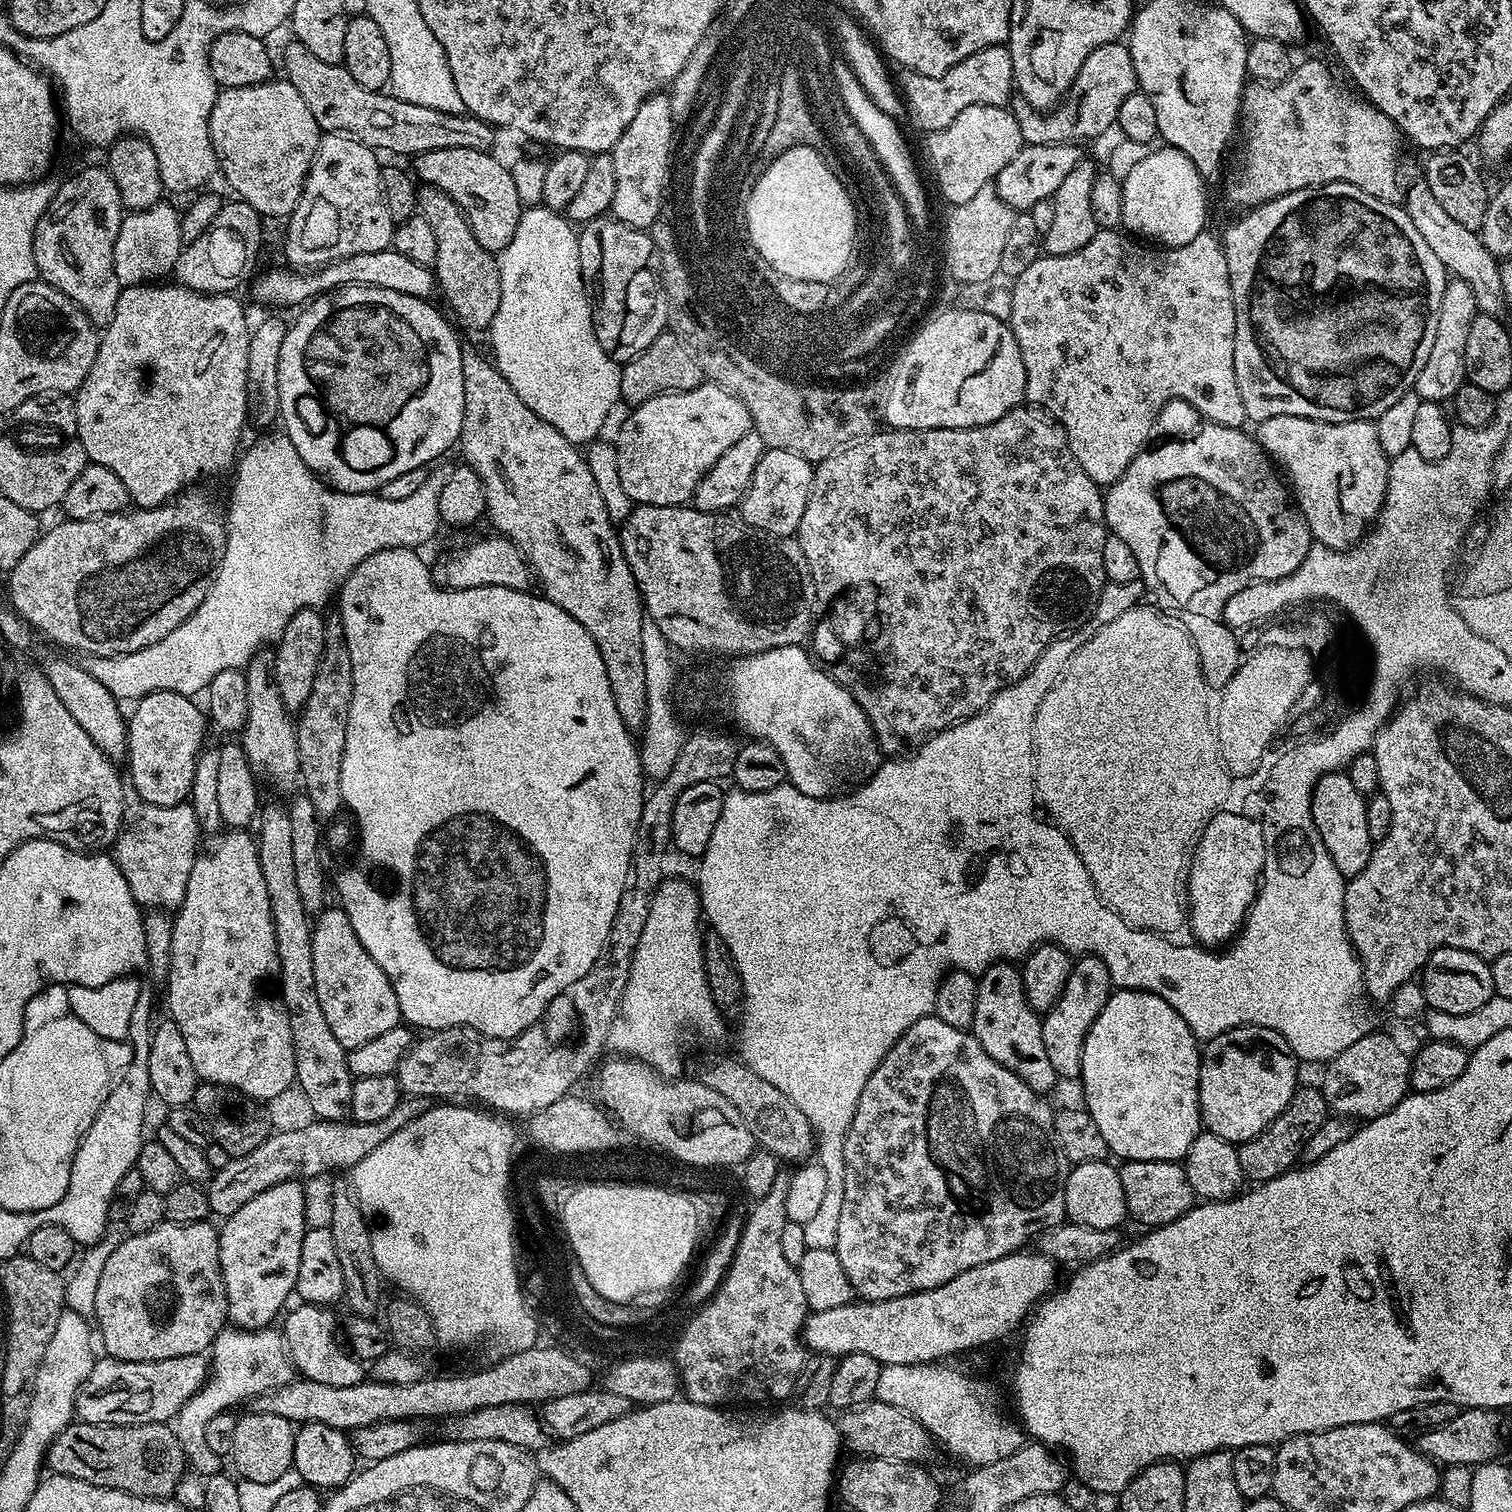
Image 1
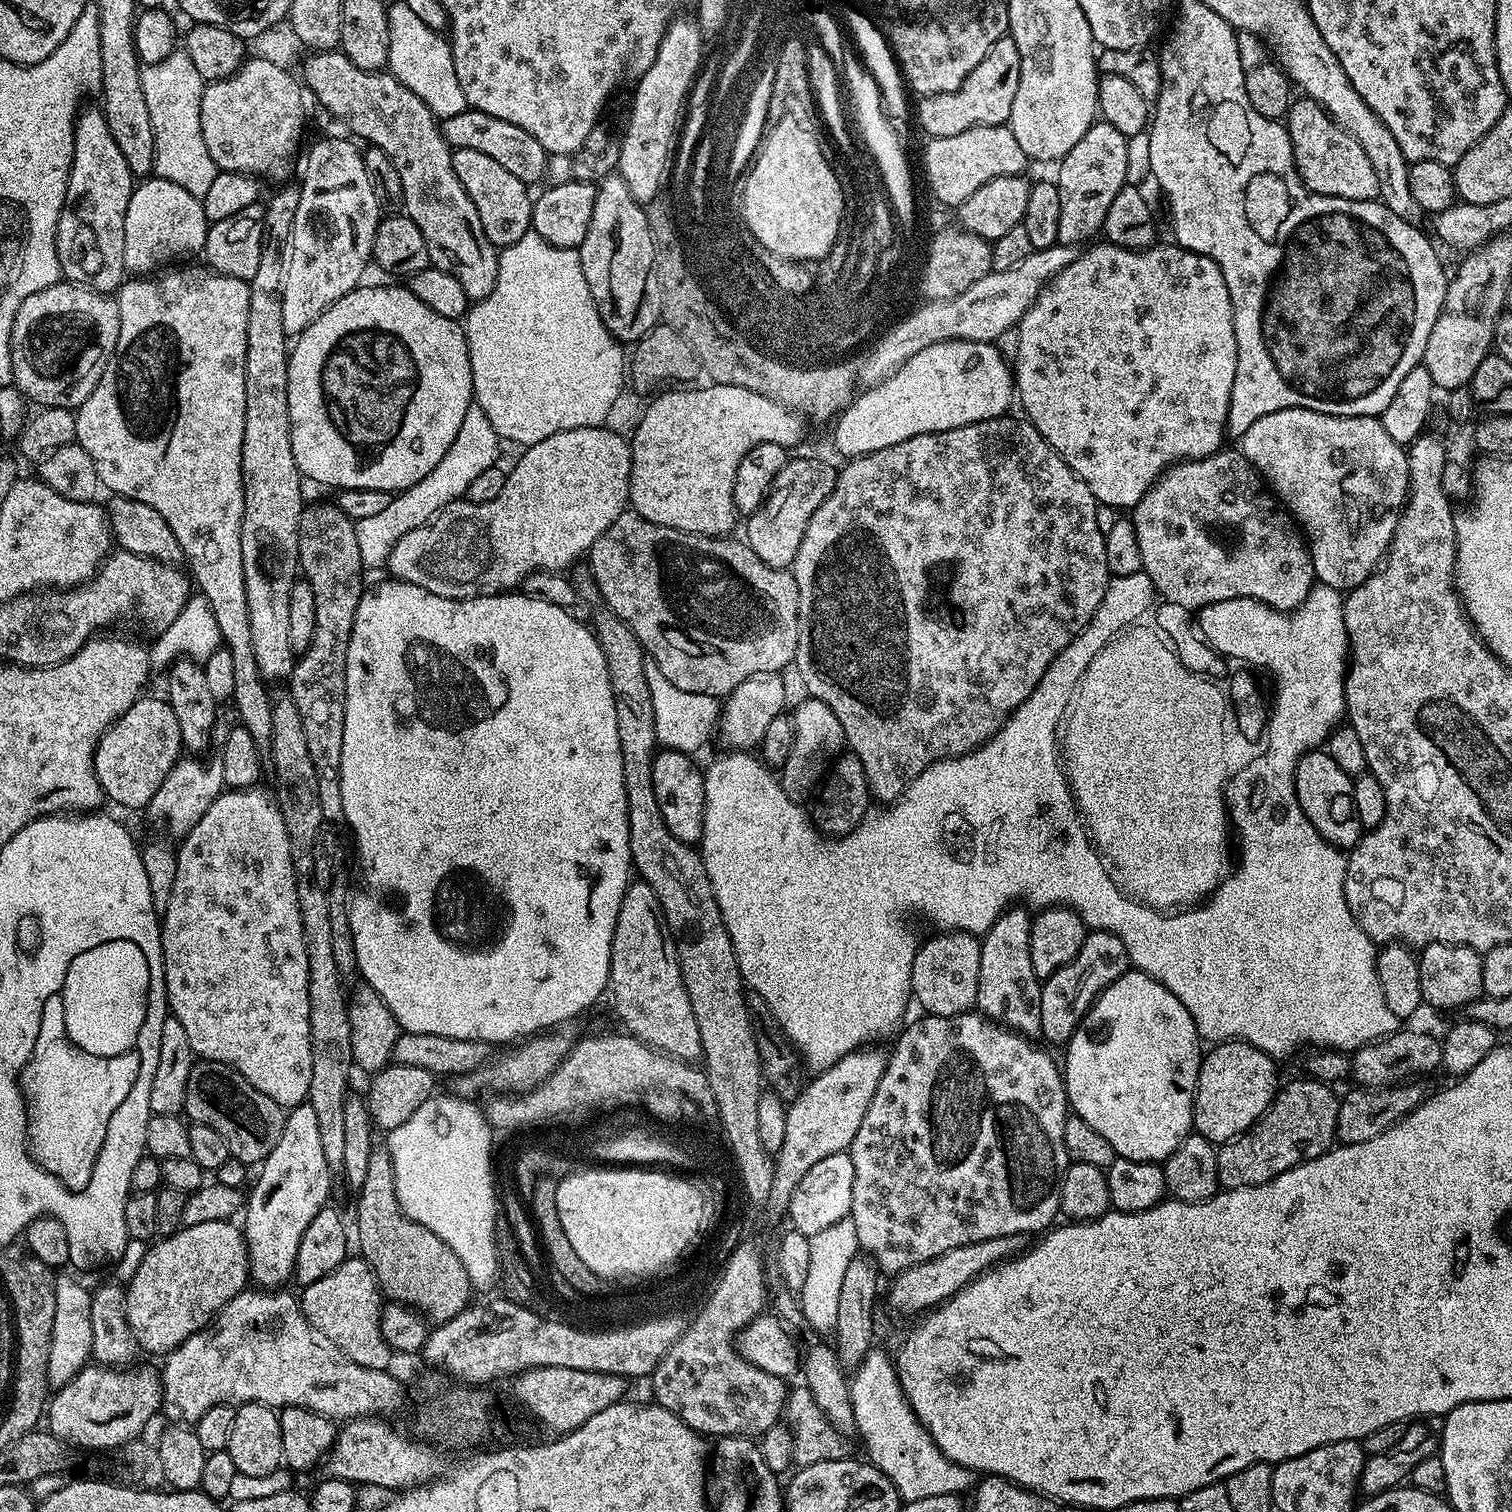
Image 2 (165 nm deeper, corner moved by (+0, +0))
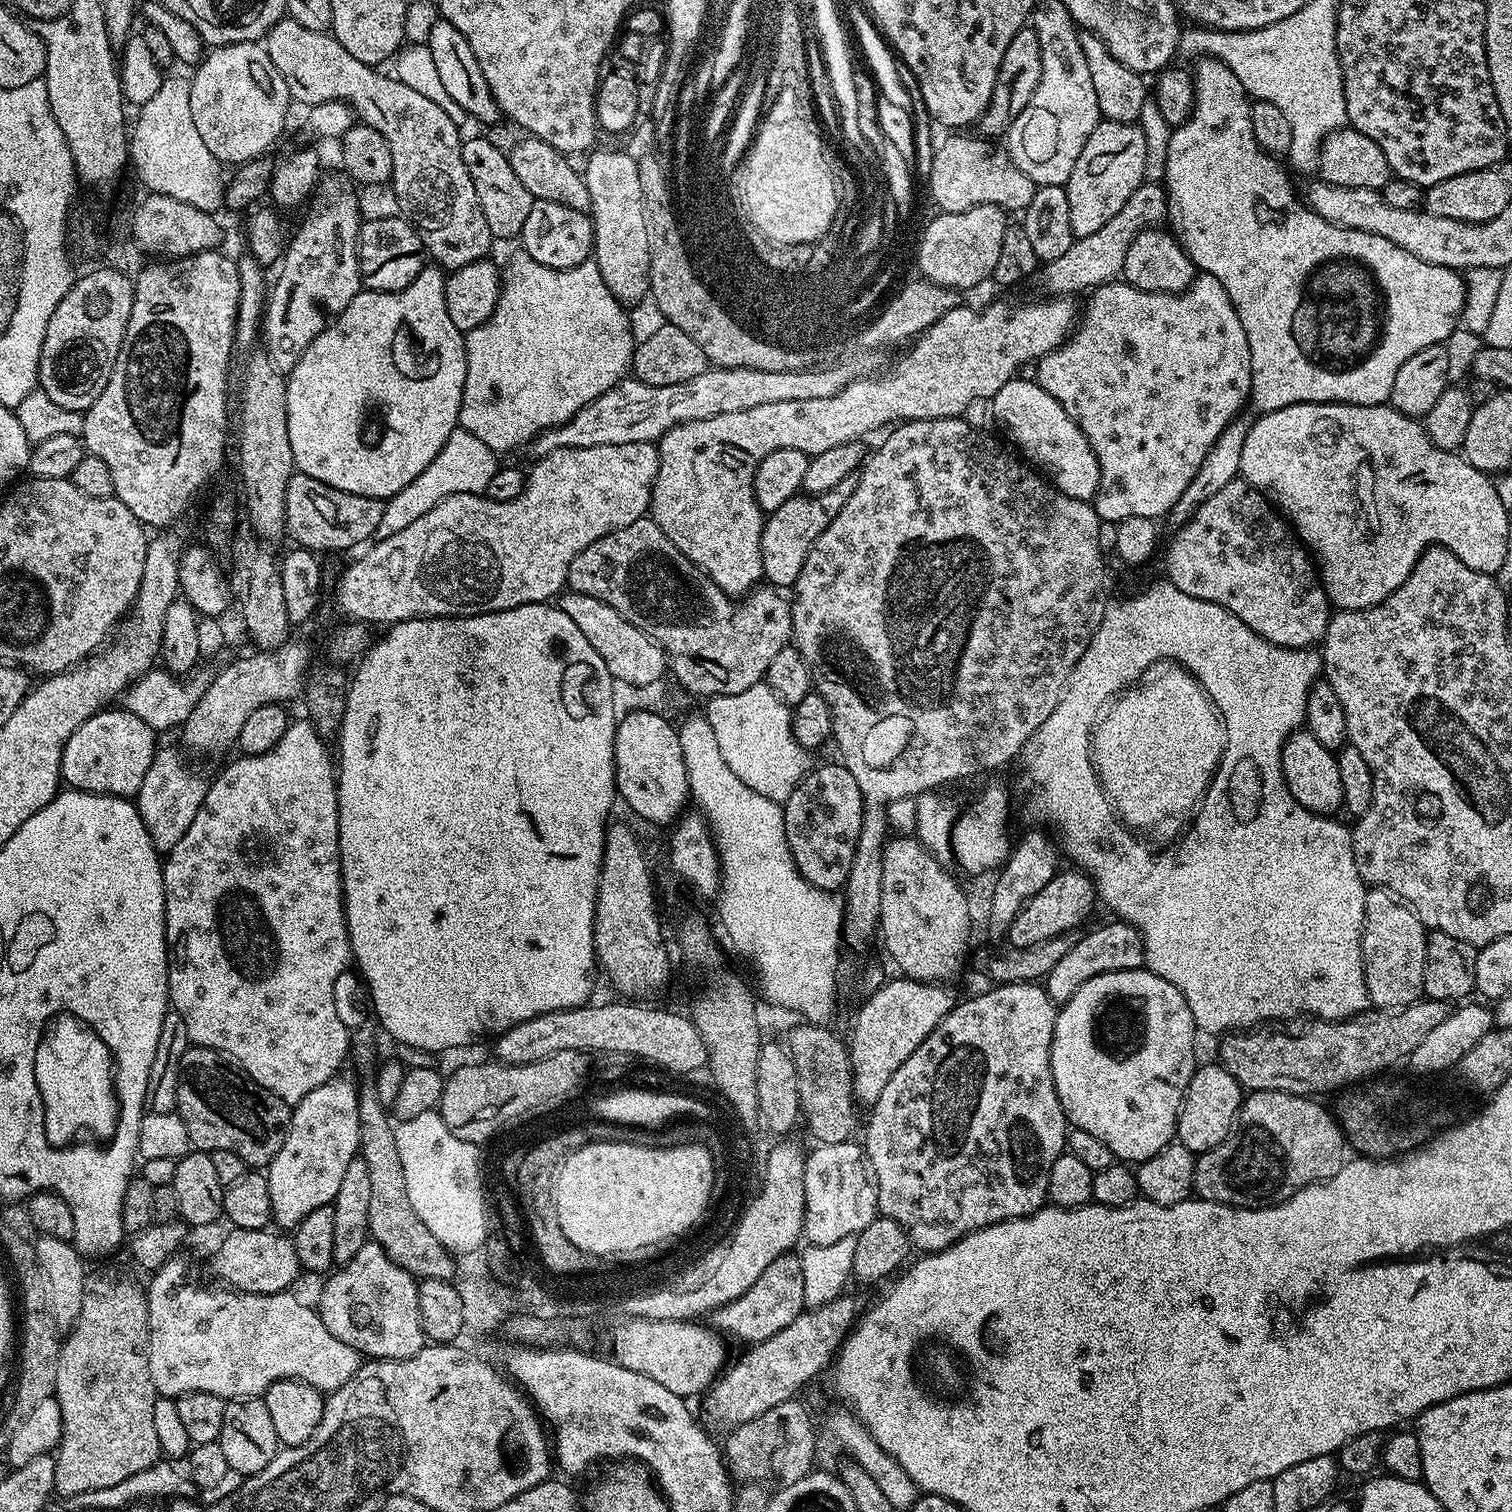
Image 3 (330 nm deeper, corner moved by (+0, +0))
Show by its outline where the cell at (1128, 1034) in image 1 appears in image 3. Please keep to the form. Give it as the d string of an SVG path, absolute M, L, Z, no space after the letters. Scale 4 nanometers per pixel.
M1135 968L1129 972L1098 974L1098 978L1090 978L1086 982L1082 982L1082 986L1078 986L1074 998L1059 1005L1052 1035L1052 1053L1050 1054L1052 1077L1058 1094L1058 1102L1064 1111L1064 1119L1072 1128L1086 1130L1086 1134L1094 1134L1094 1138L1106 1142L1106 1146L1110 1146L1112 1155L1117 1161L1139 1162L1154 1158L1154 1154L1162 1151L1167 1144L1173 1143L1176 1135L1176 1119L1180 1117L1180 1109L1184 1107L1184 1095L1188 1093L1190 1078L1198 1067L1196 1036L1198 1037L1198 1029L1186 998L1182 998L1182 994L1174 986L1170 986L1170 982L1166 982L1166 978L1162 978L1158 974Z

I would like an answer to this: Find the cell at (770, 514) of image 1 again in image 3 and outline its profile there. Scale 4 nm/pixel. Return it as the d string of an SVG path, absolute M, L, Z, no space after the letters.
M856 476L842 478L838 486L826 490L820 496L797 494L792 496L778 510L767 513L764 529L762 530L762 570L763 579L777 590L791 589L795 585L798 574L802 574L802 566L806 562L806 554L810 554L810 546L838 518L838 510L846 506L850 494L856 489Z

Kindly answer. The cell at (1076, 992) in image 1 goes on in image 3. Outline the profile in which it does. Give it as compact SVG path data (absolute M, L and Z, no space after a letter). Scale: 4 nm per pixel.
M1116 918L1111 921L1113 924L1104 924L1093 932L1084 932L1080 940L1069 950L1057 964L1050 974L1044 977L1042 987L1048 991L1052 1003L1059 1006L1065 1004L1090 978L1098 978L1098 974L1107 972L1129 972L1135 968L1143 969L1144 962L1144 939L1140 931L1132 924L1126 924L1123 920Z

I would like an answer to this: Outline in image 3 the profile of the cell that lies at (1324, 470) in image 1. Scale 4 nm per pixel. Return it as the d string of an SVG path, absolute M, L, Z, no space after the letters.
M1291 404L1282 410L1265 412L1259 419L1257 424L1253 423L1249 427L1246 438L1242 442L1240 476L1250 486L1263 492L1288 521L1300 543L1310 553L1315 567L1318 569L1320 582L1324 586L1324 593L1337 609L1349 612L1350 610L1373 608L1375 604L1380 604L1386 598L1390 598L1390 594L1394 594L1394 590L1398 590L1398 586L1402 586L1402 582L1406 582L1406 578L1410 578L1421 554L1433 546L1450 550L1458 558L1462 558L1462 562L1466 562L1466 566L1470 566L1470 570L1479 572L1499 573L1500 567L1506 562L1506 554L1510 550L1508 508L1504 505L1499 490L1492 485L1493 477L1470 466L1463 455L1447 452L1434 446L1434 442L1430 442L1424 425L1419 419L1402 414L1388 404L1371 404L1370 406L1361 404Z

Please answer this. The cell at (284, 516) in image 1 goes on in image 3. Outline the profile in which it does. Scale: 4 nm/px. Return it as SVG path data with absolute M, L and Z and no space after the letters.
M457 426L450 434L450 438L446 438L446 446L442 446L442 450L438 450L434 462L430 462L430 466L426 466L426 470L422 470L422 474L418 474L418 478L414 478L414 482L410 482L410 486L398 490L398 494L388 497L384 505L382 522L378 522L375 539L385 540L390 538L390 534L398 534L398 530L406 530L406 526L410 526L410 522L422 518L422 514L434 510L434 506L438 506L438 502L442 502L454 494L479 496L487 493L490 478L494 478L498 467L496 460L498 460L497 453L492 452L490 446L486 446L486 442L479 441L478 438L474 438L474 434Z

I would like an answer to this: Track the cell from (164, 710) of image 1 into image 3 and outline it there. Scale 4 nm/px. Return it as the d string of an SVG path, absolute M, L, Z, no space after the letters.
M112 706L95 712L78 726L78 730L74 730L74 734L70 734L66 742L60 767L63 783L77 792L135 797L156 753L156 736L157 729L148 726L138 714L124 711L123 707Z

